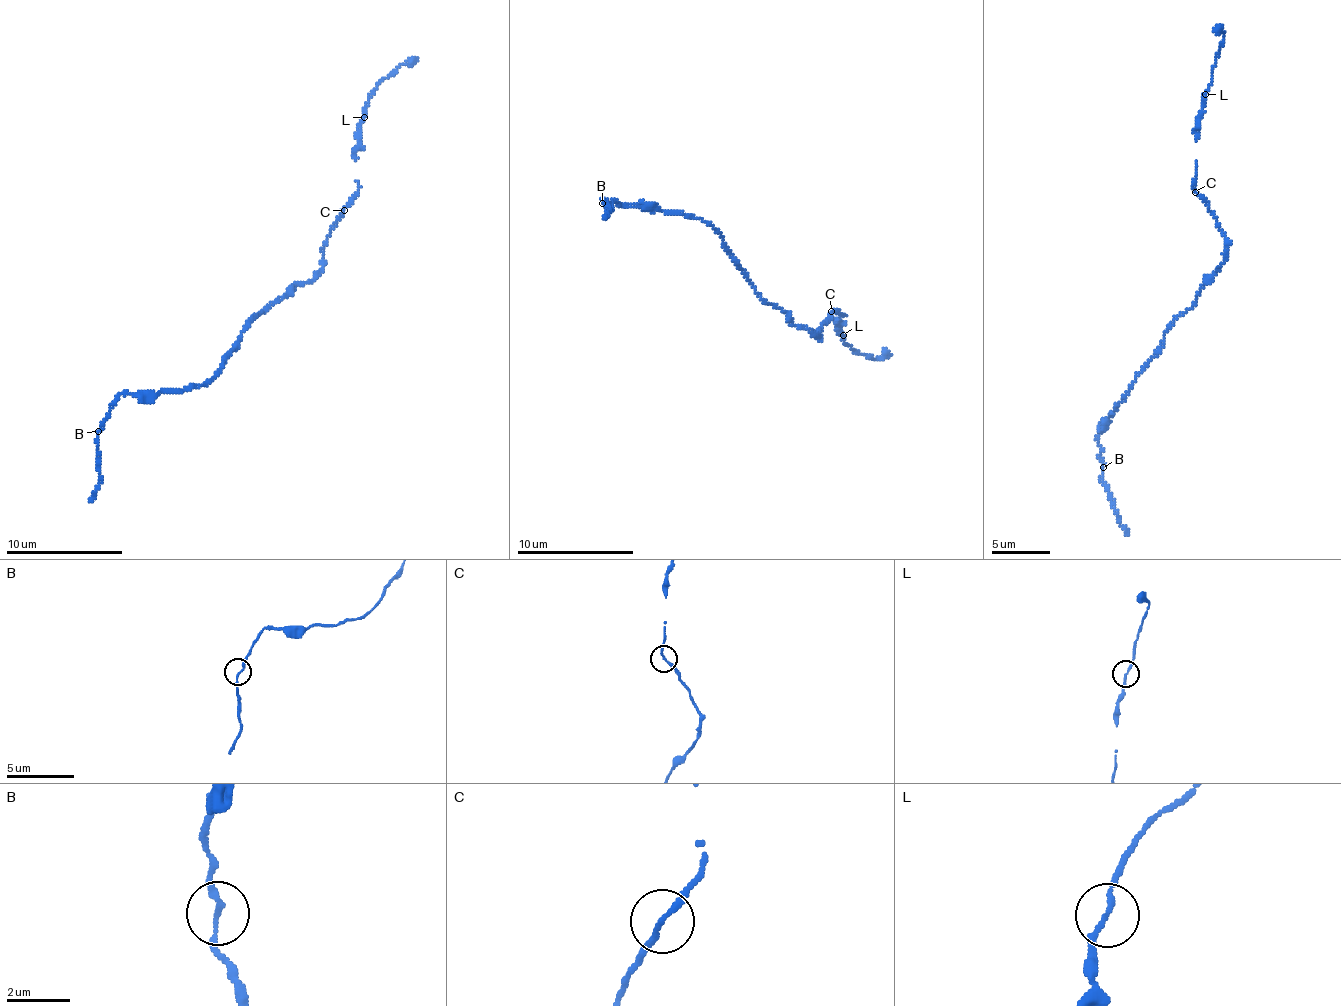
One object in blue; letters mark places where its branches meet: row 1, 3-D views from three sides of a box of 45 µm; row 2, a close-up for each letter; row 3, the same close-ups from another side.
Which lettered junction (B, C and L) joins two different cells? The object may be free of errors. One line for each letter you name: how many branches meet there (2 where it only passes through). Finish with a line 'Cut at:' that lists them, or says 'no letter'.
Cut at: no letter

